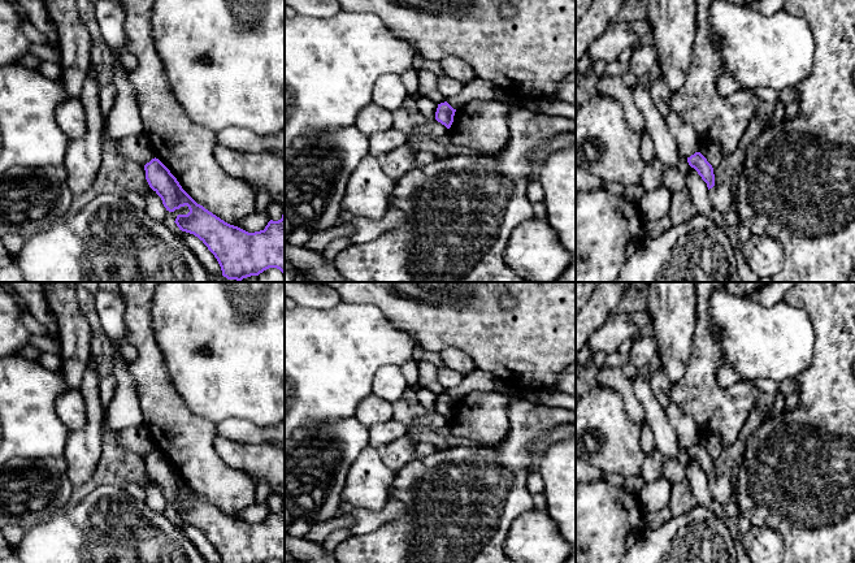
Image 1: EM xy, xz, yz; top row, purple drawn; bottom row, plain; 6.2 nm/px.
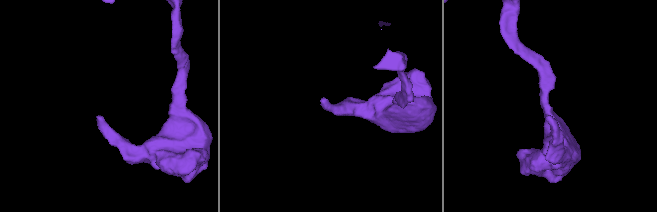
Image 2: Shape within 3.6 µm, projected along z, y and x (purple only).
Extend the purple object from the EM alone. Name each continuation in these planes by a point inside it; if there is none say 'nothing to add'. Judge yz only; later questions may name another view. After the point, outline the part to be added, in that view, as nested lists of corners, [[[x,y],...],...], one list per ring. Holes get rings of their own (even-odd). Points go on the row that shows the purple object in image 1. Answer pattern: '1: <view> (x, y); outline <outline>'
nothing to add

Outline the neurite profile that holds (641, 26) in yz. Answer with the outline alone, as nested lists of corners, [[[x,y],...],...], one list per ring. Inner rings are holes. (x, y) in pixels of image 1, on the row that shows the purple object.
[[[650,18],[629,21],[629,25],[639,38],[644,34],[652,33],[652,23]]]

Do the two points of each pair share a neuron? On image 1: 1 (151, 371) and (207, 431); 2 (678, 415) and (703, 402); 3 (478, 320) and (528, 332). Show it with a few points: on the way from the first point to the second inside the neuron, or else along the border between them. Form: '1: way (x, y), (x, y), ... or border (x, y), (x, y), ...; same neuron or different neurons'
1: way (153, 389), (189, 424); same neuron
2: border (672, 402), (701, 431); different neurons
3: way (490, 332), (516, 332); same neuron

